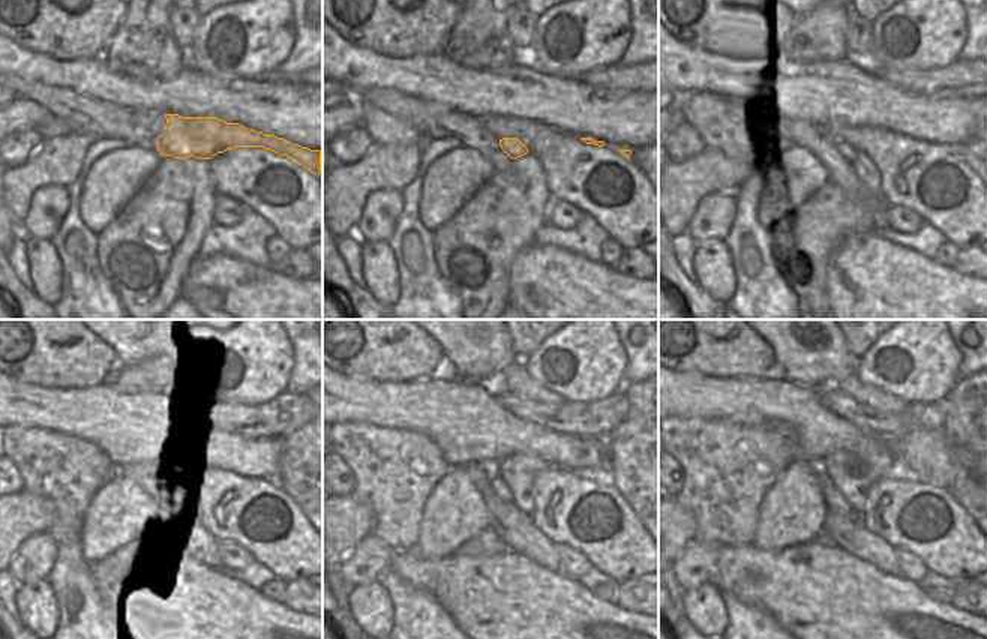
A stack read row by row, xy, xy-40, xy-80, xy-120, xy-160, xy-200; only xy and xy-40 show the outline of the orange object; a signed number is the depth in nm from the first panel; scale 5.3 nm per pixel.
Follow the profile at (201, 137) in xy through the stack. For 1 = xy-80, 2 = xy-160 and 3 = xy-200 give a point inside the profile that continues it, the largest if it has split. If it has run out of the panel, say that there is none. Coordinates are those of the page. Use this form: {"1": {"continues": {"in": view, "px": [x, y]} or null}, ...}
{"1": {"continues": {"in": "xy-80", "px": [848, 152]}}, "2": {"continues": {"in": "xy-160", "px": [498, 486]}}, "3": {"continues": {"in": "xy-200", "px": [834, 501]}}}

